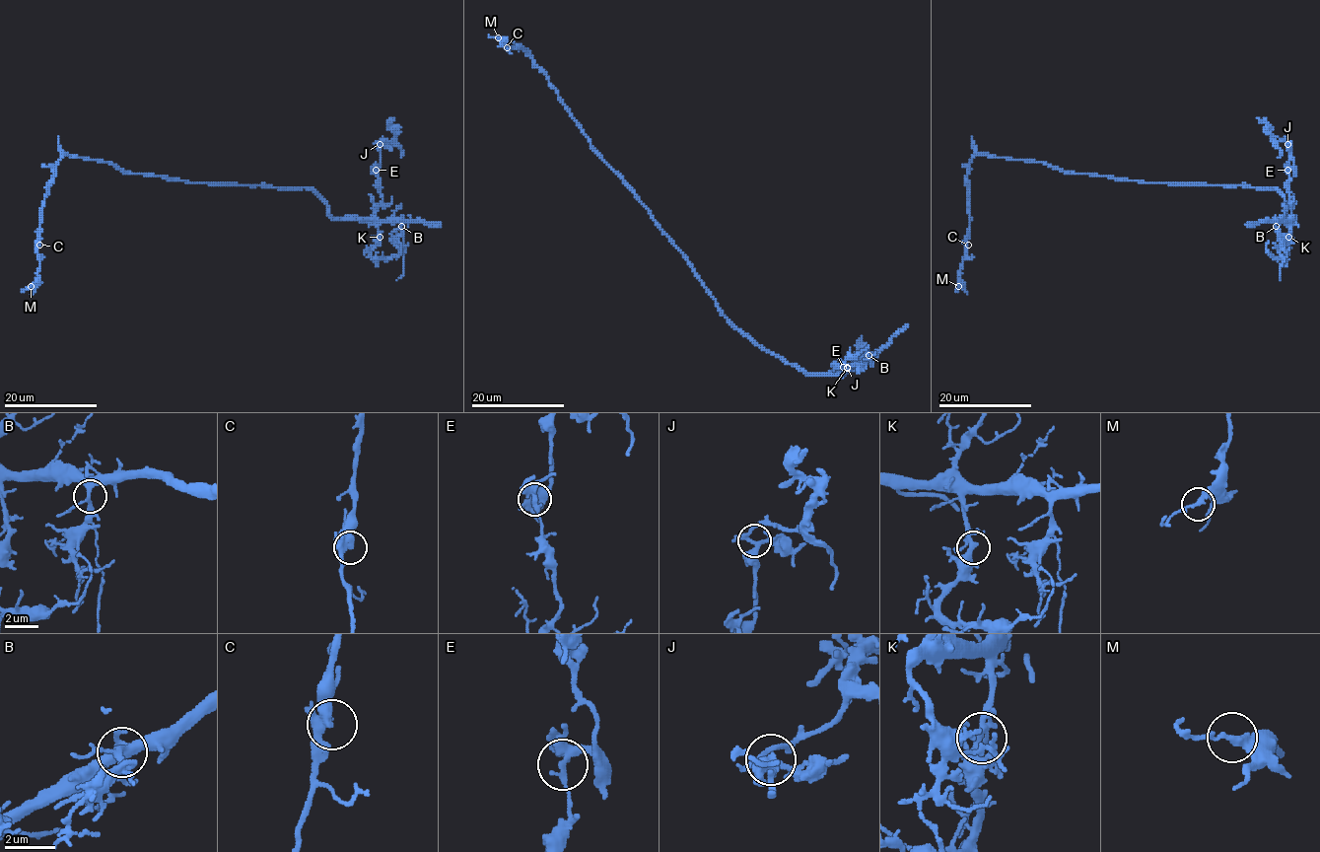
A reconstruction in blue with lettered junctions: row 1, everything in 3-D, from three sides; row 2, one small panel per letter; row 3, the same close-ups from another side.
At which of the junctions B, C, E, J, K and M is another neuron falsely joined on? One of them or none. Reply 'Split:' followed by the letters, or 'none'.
Split: E

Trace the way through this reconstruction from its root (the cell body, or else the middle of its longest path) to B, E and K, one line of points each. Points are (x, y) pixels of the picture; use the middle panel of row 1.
B: (666, 235), (717, 308), (755, 342), (788, 363), (811, 374), (842, 373), (868, 355)
E: (666, 235), (717, 308), (755, 342), (811, 374), (849, 369), (842, 367)
K: (666, 235), (717, 308), (765, 349), (811, 374), (840, 373), (847, 368)

